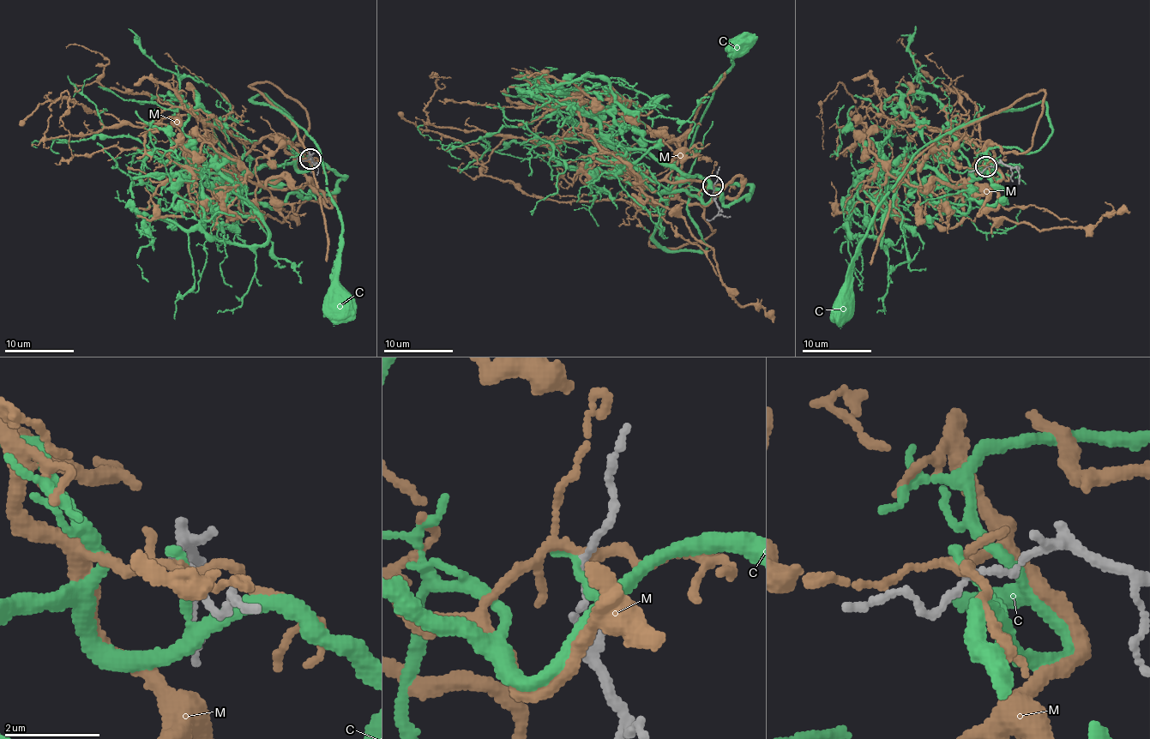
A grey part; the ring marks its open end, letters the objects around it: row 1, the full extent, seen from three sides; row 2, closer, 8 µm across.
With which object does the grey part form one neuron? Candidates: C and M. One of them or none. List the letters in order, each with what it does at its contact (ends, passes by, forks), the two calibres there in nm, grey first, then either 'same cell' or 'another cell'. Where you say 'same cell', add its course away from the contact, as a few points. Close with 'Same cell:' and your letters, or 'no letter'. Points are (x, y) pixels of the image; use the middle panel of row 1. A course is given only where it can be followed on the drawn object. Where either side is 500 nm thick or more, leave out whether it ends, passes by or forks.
C: it ends; calibres 130 and 240 nm; another cell
M: it forks; calibres 140 and 160 nm; same cell; course (713, 185), (648, 199), (593, 141), (541, 145), (431, 125), (424, 109), (438, 86), (431, 76), (450, 78)
Same cell: M

